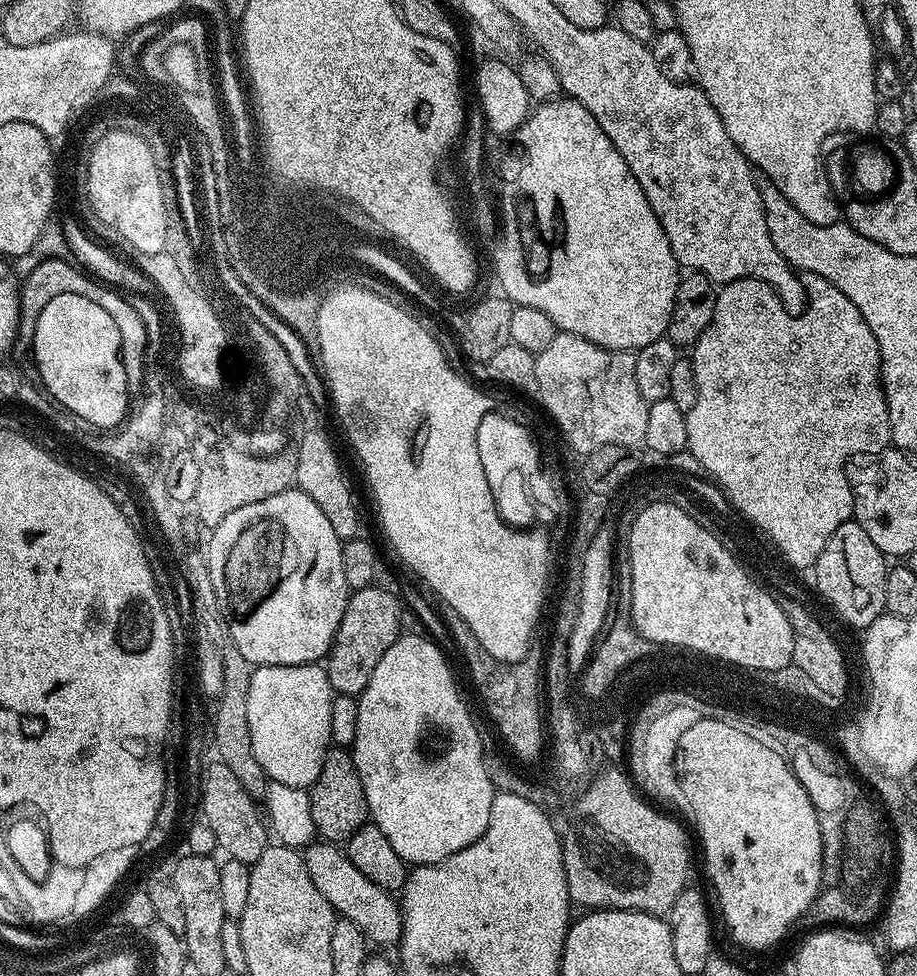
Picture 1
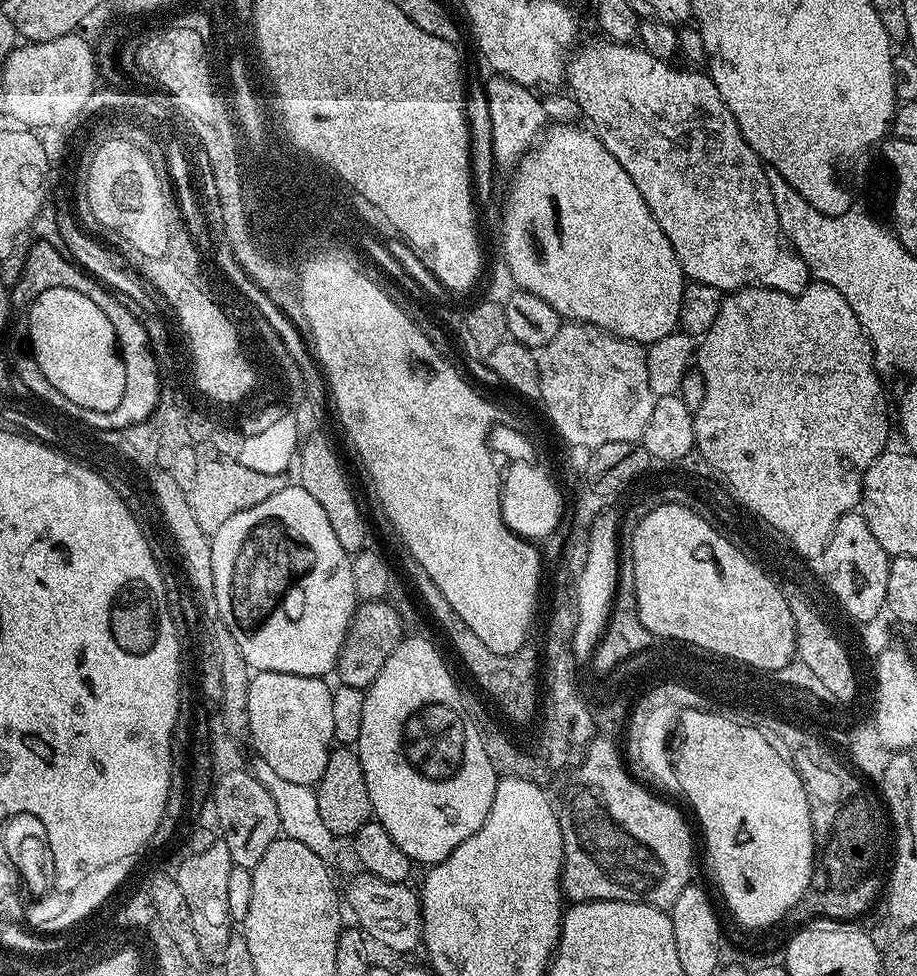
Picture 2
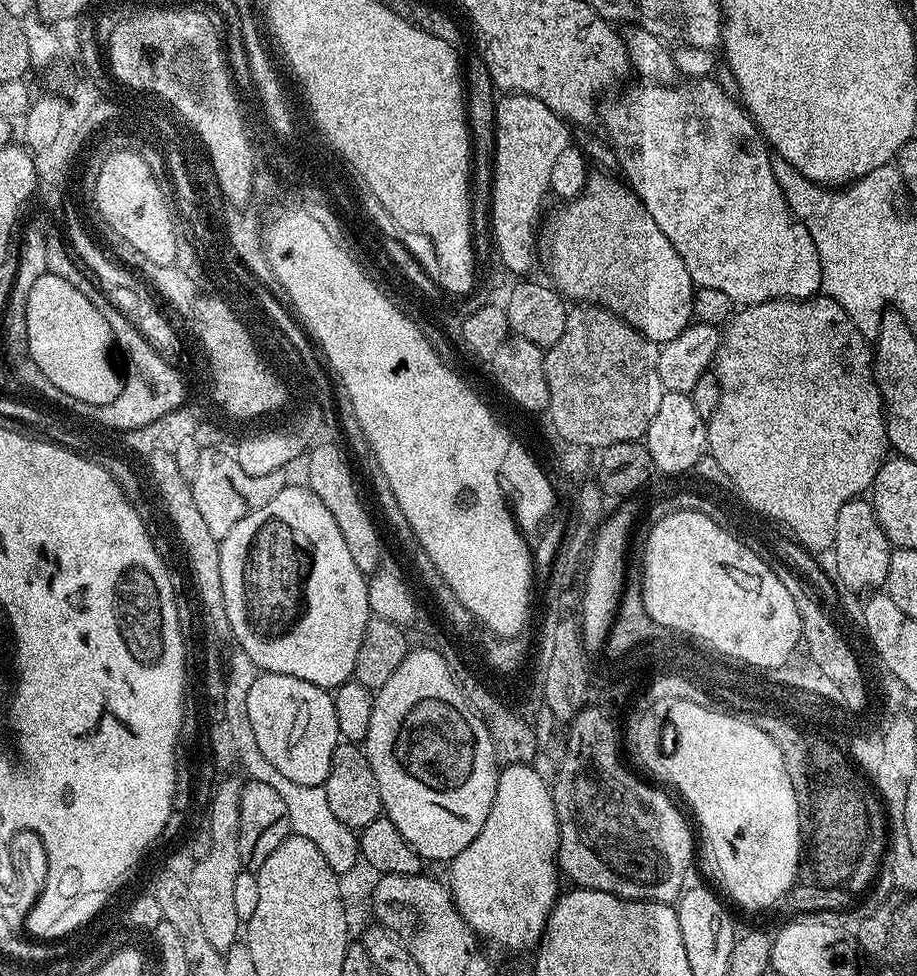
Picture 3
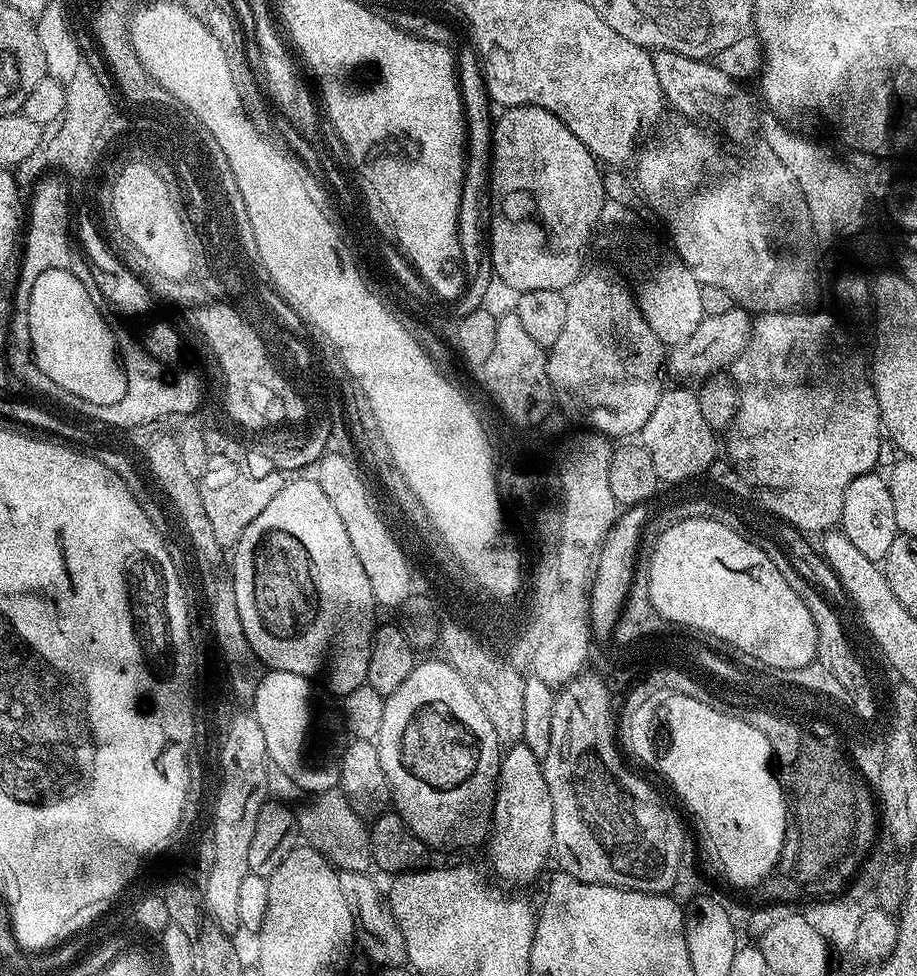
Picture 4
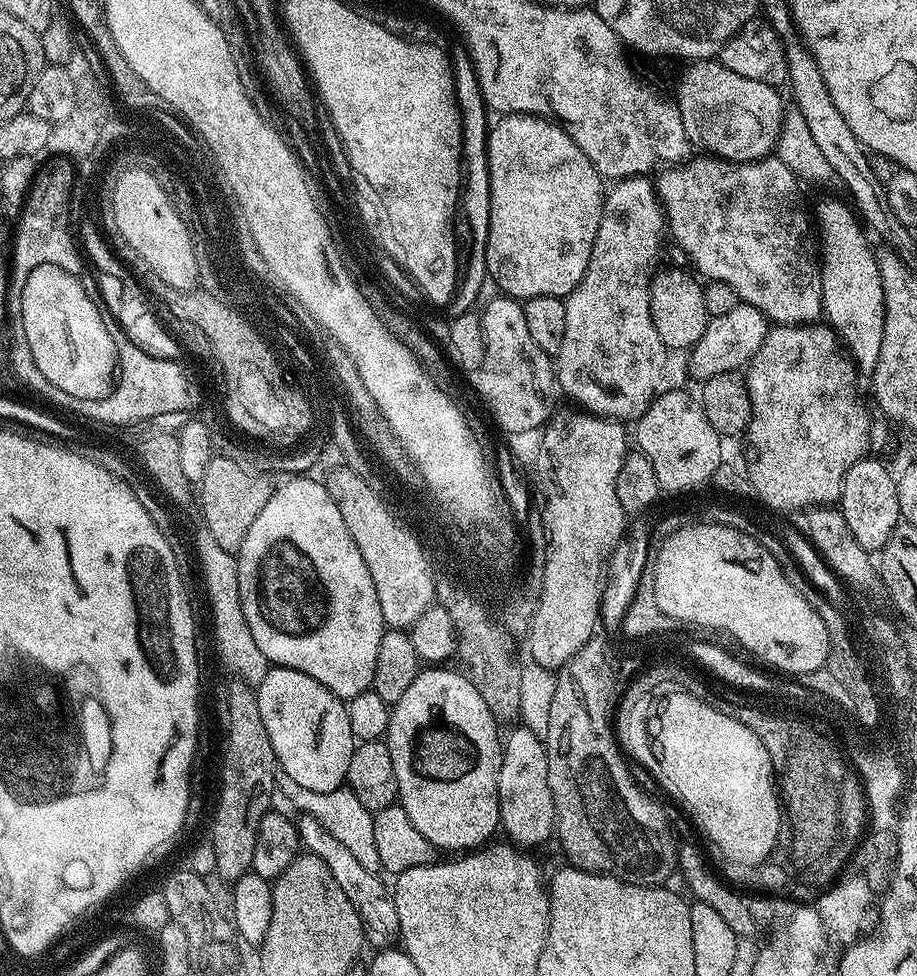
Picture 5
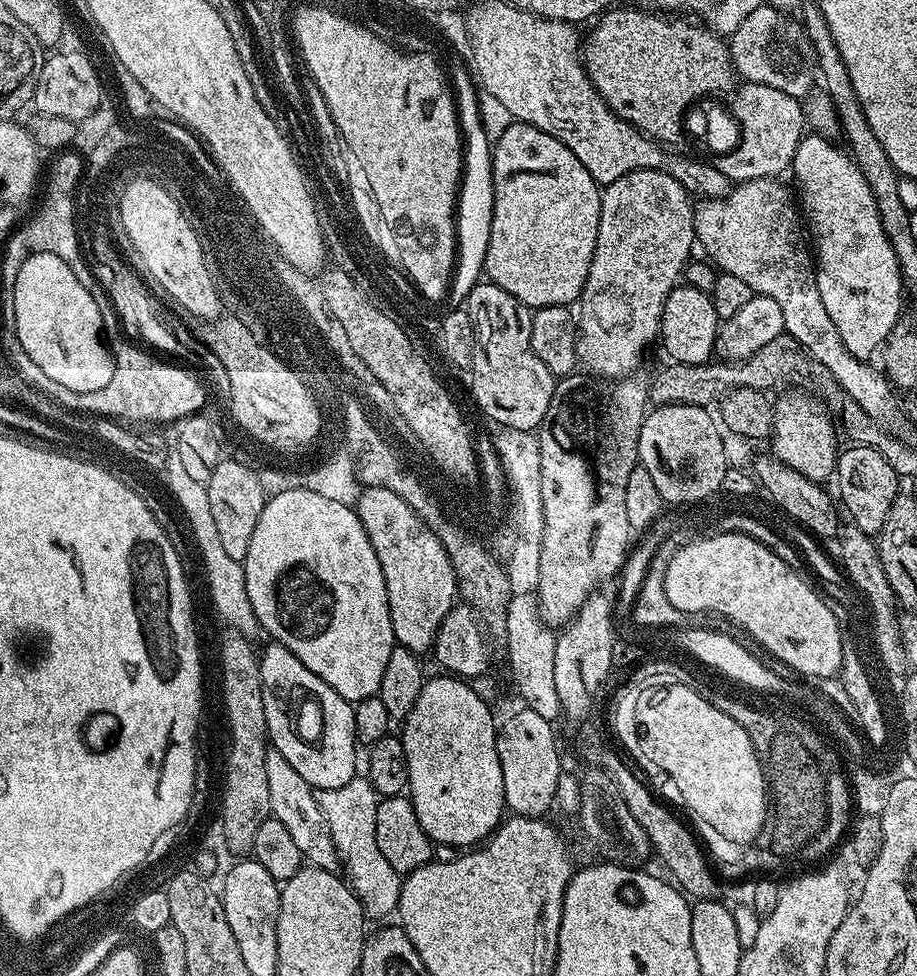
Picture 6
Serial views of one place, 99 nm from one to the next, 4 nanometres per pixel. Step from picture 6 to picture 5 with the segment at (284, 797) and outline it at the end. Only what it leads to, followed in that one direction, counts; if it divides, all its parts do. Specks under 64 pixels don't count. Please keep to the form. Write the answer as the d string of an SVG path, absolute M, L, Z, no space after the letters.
M301 815L296 820L296 828L300 832L301 845L311 855L322 858L322 862L326 862L326 870L334 874L334 882L342 886L342 894L346 894L357 908L360 921L363 922L365 941L370 946L374 945L374 948L389 947L397 939L400 931L397 907L394 906L389 885L387 888L379 880L381 877L377 873L366 870L366 866L362 866L362 862L358 862L358 858L350 854L350 849L342 846L342 842L338 842L338 838L334 838L334 834L330 834L330 830L326 830L326 826L318 822L318 818Z

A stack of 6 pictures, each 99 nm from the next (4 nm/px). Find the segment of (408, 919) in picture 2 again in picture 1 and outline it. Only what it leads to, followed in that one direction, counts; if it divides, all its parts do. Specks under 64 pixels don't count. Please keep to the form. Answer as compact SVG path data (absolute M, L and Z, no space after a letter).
M313 842L303 849L306 870L310 878L314 878L314 886L322 890L333 910L343 919L354 922L354 926L358 926L358 930L362 930L373 945L399 945L400 935L404 932L401 901L382 886L370 882L370 878L366 878L366 874L362 874L362 870L358 870L358 866L350 862L347 854L336 848L339 847L332 842Z

